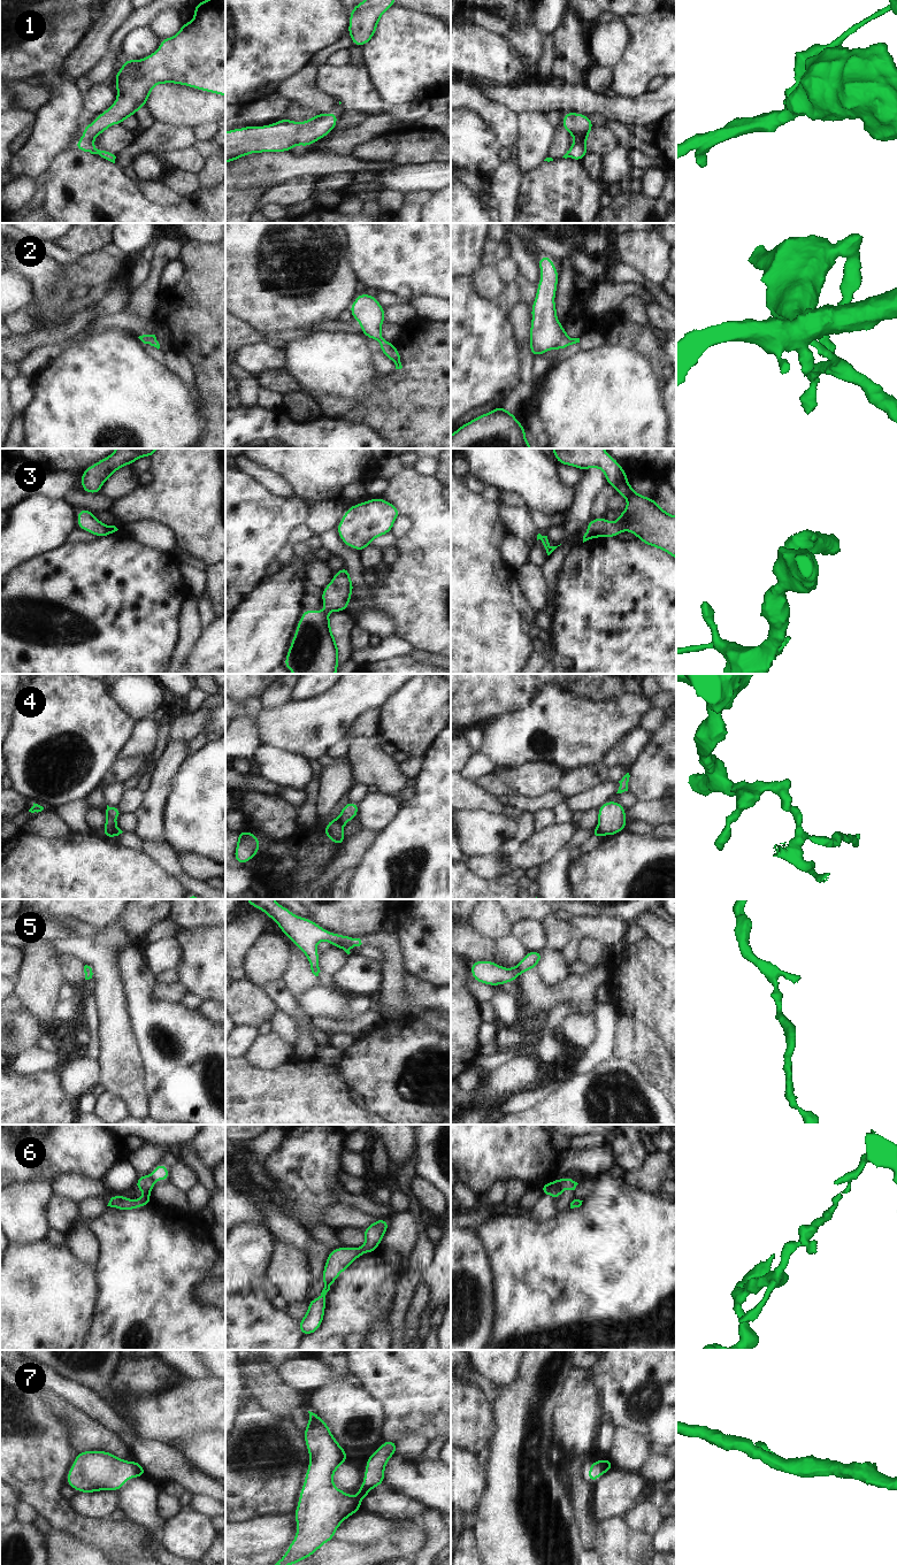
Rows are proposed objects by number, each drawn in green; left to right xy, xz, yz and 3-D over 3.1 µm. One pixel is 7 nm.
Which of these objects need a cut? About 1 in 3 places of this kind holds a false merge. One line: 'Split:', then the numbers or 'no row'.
Split: 4.

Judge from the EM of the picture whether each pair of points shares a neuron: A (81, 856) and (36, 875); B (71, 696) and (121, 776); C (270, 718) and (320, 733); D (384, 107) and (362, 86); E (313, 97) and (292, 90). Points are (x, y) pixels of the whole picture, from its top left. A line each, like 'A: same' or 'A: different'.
A: same
B: different
C: same
D: same
E: same

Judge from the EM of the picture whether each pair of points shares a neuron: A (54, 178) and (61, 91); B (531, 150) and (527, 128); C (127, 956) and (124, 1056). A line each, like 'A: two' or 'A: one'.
A: two
B: one
C: two

